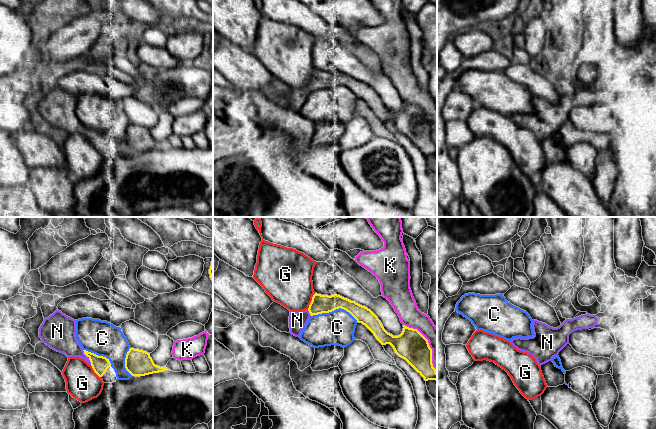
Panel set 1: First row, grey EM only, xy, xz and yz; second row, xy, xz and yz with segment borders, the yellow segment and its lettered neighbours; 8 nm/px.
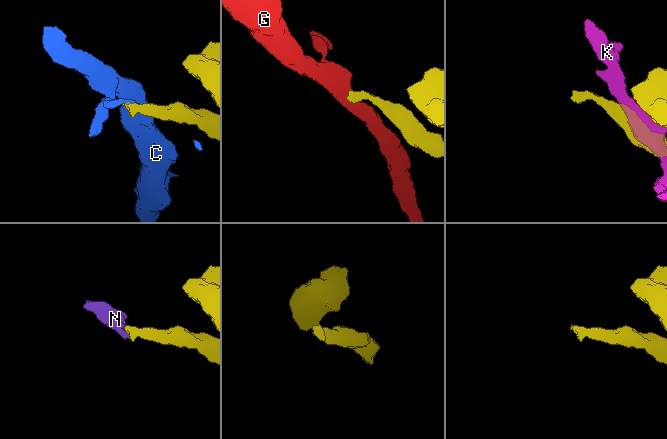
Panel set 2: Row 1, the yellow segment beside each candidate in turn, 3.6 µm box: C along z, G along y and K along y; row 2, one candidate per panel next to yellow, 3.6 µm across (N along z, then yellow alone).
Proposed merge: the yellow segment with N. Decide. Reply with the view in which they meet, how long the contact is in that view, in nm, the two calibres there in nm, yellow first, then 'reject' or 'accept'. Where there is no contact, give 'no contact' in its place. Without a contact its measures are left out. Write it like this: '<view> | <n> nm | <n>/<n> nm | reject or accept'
xy | 140 nm | 140/220 nm | accept

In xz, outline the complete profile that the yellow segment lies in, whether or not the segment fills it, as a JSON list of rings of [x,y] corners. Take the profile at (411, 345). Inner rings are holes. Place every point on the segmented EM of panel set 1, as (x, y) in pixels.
[[[315,293],[307,310],[290,311],[290,333],[300,337],[311,316],[339,308],[346,310],[358,323],[365,325],[382,345],[390,344],[395,353],[405,359],[425,381],[437,381],[437,372],[432,364],[432,349],[428,340],[417,329],[403,325],[402,333],[393,336],[384,329],[381,321],[370,309],[337,294],[328,296]]]

